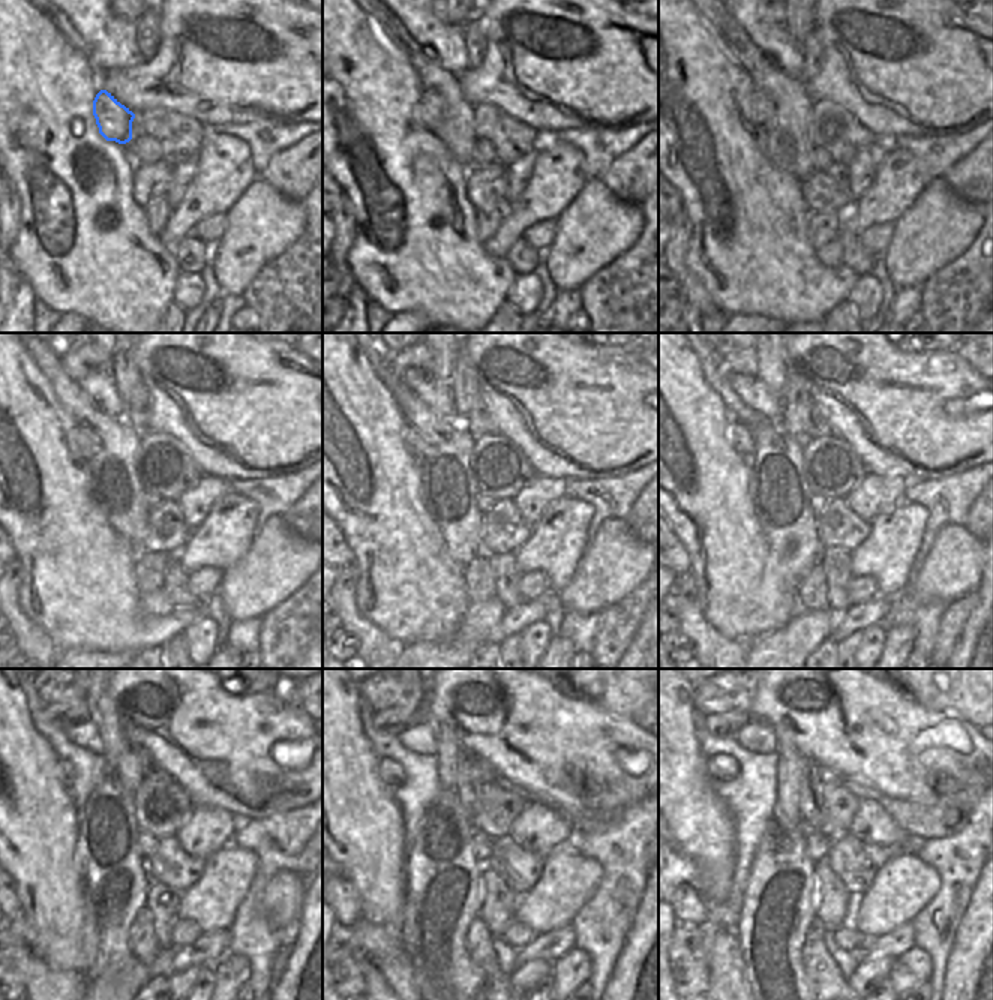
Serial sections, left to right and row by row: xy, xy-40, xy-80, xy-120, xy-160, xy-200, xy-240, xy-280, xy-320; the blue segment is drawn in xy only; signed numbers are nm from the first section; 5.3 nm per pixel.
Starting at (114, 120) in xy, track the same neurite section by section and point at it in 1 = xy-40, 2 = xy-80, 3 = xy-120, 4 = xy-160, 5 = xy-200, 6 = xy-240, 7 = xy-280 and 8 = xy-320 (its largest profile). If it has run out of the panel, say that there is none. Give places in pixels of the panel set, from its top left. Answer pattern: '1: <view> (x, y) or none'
1: xy-40 (432, 107)
2: xy-80 (762, 104)
3: xy-120 (87, 444)
4: xy-160 (413, 441)
5: xy-200 (744, 443)
6: xy-240 (66, 768)
7: xy-280 (390, 771)
8: xy-320 (720, 768)

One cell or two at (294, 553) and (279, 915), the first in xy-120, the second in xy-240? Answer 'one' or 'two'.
one

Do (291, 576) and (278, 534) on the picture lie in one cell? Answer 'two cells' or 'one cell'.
one cell

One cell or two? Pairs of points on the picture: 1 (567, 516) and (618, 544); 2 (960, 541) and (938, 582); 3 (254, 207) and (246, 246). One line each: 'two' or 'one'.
1: two
2: one
3: one

